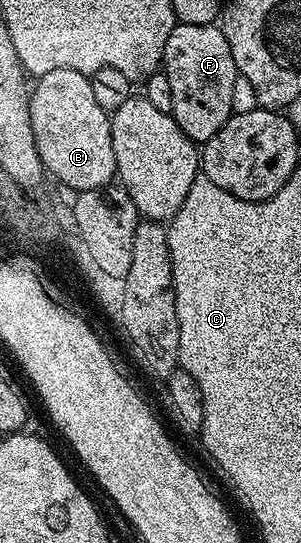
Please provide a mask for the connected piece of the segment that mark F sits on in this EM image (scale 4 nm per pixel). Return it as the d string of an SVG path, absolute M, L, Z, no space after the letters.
M175 24L169 39L165 39L161 72L169 79L169 91L173 91L171 117L191 141L208 141L225 127L236 108L237 70L233 51L229 51L229 43L218 24Z

